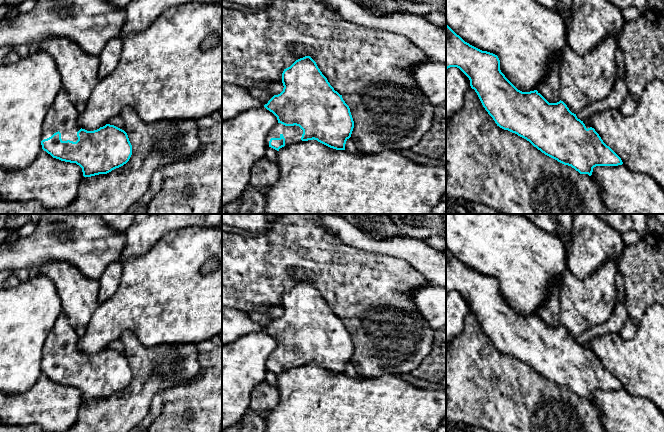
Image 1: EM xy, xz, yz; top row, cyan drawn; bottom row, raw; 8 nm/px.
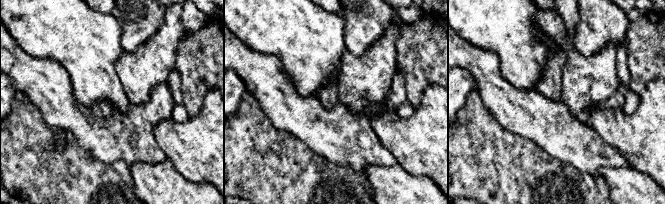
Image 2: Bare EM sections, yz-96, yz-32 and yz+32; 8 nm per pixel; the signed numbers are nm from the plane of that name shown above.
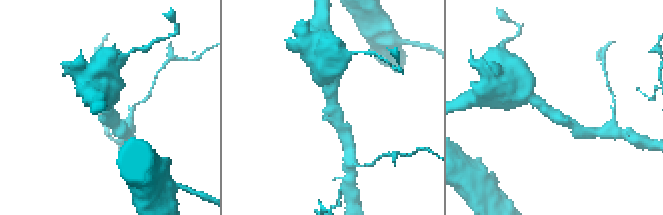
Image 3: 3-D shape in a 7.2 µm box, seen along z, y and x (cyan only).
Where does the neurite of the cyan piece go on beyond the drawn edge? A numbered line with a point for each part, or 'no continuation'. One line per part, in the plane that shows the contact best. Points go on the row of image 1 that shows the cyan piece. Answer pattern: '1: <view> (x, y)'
1: xy (62, 116)

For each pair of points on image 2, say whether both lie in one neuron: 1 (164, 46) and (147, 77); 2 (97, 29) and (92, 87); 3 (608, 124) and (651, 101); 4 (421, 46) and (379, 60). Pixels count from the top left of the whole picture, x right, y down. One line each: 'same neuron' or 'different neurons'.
1: same neuron
2: same neuron
3: same neuron
4: different neurons

